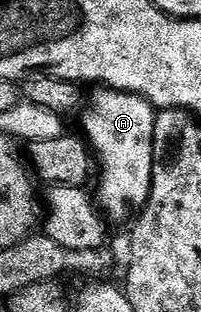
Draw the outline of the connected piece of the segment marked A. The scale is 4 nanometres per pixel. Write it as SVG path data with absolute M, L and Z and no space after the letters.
M104 87L94 90L90 97L88 94L87 104L80 110L79 118L80 132L89 142L99 166L95 200L110 222L128 222L149 202L149 192L153 186L153 140L158 110L146 97L137 93Z

